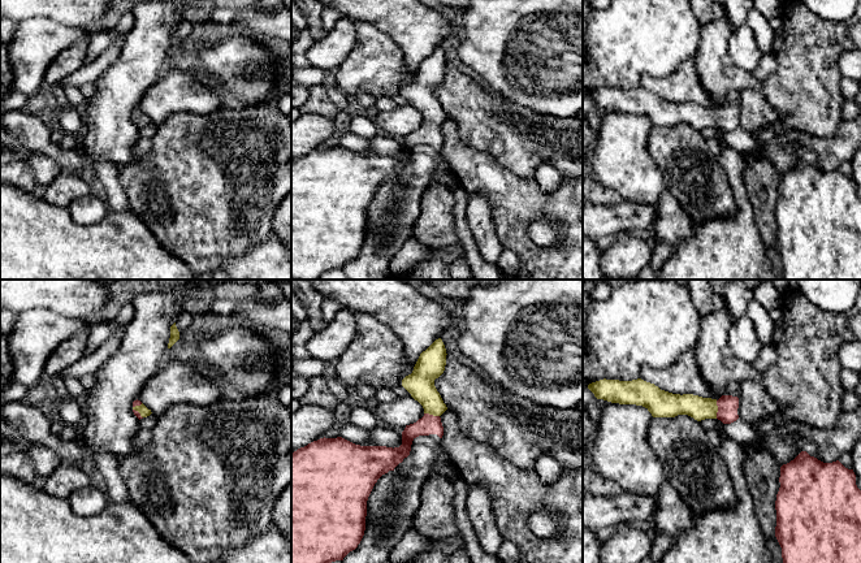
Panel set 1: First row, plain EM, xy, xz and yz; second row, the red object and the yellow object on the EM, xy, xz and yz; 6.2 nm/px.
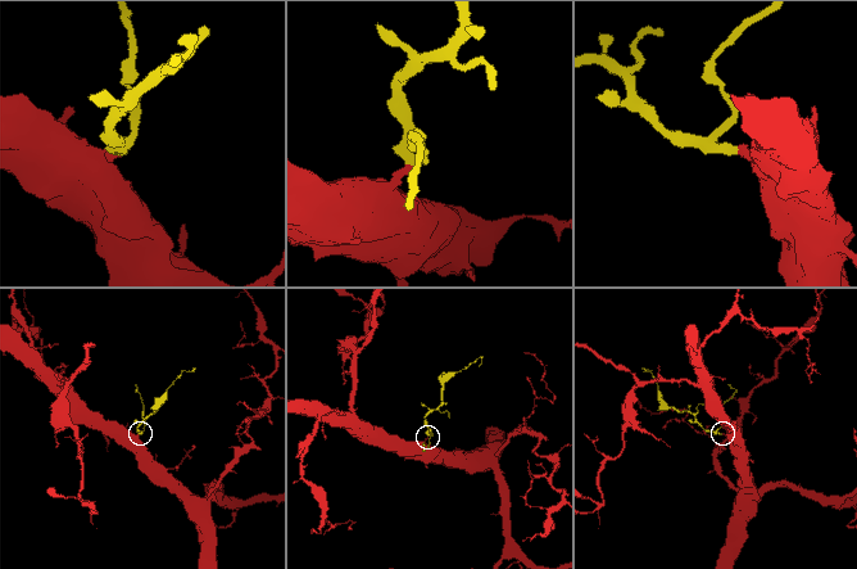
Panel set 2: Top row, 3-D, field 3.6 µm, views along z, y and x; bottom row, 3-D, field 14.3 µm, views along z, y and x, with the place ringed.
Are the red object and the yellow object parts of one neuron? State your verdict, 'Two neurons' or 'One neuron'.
One neuron

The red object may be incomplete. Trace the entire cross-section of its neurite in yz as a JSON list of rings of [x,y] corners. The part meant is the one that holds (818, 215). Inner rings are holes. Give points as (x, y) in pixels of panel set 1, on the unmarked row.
[[[806,160],[780,176],[775,246],[782,256],[783,280],[861,280],[861,199],[853,178],[839,169],[823,172]]]

